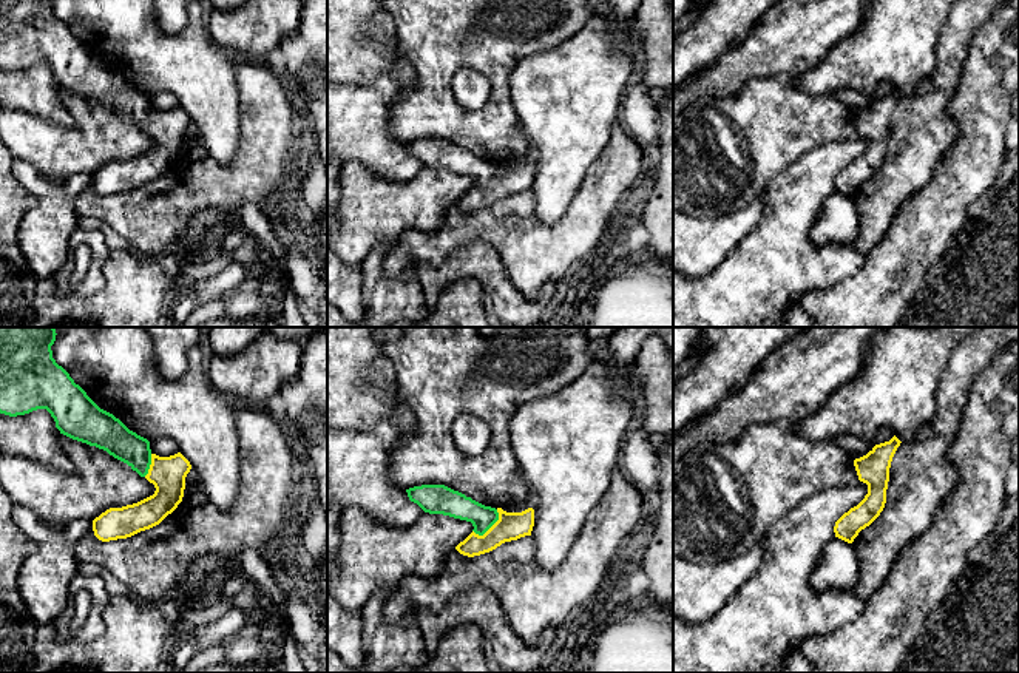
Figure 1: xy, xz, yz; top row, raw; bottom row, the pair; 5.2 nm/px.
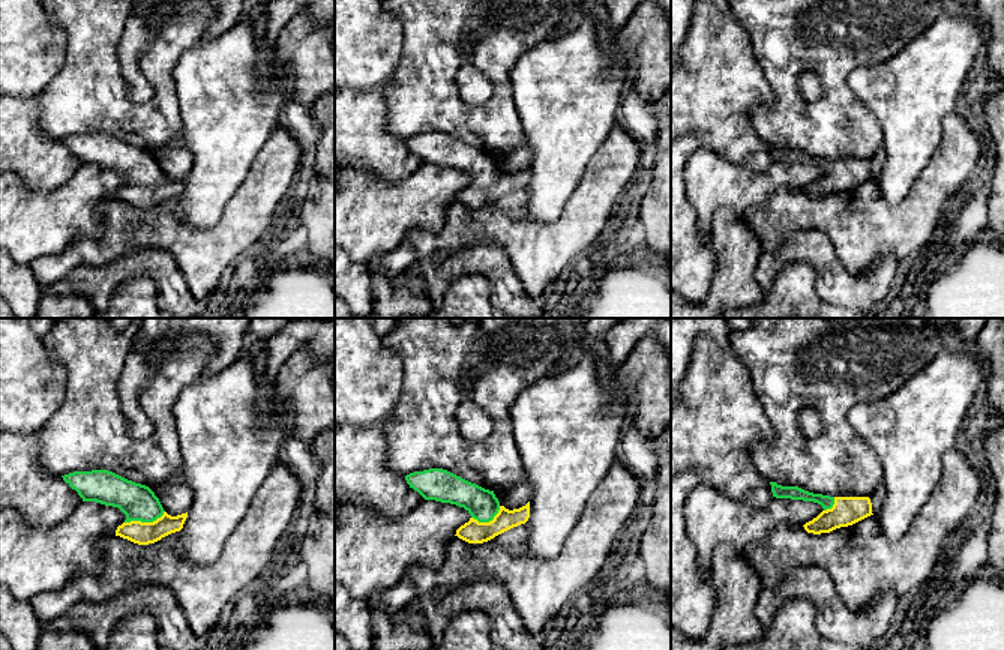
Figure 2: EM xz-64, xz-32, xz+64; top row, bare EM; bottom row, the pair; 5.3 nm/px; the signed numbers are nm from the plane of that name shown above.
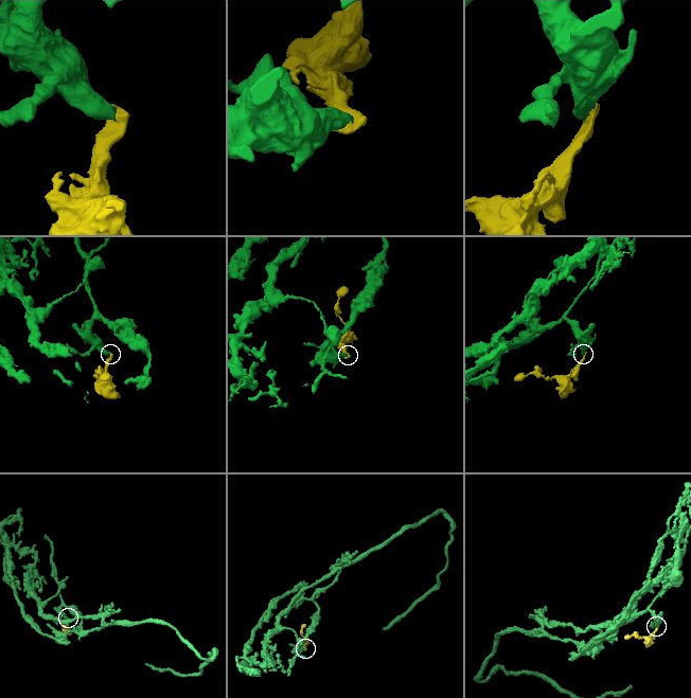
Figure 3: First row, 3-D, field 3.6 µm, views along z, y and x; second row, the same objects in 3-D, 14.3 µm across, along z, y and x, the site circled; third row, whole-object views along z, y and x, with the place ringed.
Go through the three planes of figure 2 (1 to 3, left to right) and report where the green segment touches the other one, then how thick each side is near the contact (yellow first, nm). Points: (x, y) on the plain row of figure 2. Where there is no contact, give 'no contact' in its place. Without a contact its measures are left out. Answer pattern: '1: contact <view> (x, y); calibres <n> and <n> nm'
1: contact xz-64 (144, 186); calibres 130 and 190 nm
2: contact xz-32 (489, 185); calibres 130 and 170 nm
3: contact xz+64 (833, 170); calibres 160 and 80 nm

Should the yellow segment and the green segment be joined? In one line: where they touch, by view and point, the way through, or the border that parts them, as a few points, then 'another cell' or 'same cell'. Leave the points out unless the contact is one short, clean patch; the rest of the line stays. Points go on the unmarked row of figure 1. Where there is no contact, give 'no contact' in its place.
contact xz (491, 181); way xz (510, 181), (491, 181), (479, 169), (453, 158); same cell

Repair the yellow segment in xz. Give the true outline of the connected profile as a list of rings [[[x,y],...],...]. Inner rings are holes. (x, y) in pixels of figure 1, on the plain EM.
[[[421,139],[406,144],[411,156],[425,167],[443,168],[471,176],[472,187],[455,204],[468,211],[489,207],[505,196],[531,190],[534,164],[506,167],[502,162],[485,161],[445,139]]]

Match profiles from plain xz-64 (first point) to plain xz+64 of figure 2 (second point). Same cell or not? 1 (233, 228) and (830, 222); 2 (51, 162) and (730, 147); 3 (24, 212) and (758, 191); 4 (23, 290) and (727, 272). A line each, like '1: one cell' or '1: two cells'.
1: one cell
2: one cell
3: one cell
4: two cells

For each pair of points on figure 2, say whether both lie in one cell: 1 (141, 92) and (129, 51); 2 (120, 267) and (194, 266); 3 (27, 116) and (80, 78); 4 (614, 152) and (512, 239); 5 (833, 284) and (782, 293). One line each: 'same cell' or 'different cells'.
1: same cell
2: different cells
3: different cells
4: same cell
5: different cells

